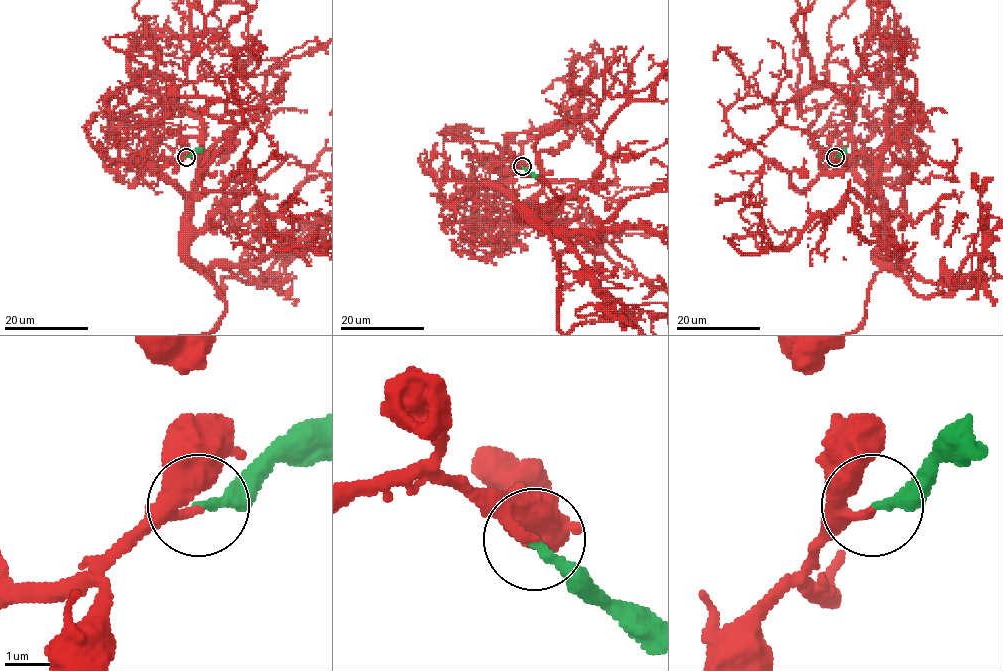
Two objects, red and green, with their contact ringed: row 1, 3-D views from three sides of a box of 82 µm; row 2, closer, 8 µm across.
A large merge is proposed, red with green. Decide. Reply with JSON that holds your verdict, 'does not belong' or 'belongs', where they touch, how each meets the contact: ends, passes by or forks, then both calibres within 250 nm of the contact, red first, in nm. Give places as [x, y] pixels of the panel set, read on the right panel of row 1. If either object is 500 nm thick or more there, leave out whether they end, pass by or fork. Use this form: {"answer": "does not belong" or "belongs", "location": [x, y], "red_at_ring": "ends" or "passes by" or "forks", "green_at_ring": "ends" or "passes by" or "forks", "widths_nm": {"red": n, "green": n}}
{"answer": "belongs", "location": [835, 157], "red_at_ring": "ends", "green_at_ring": "ends", "widths_nm": {"red": 200, "green": 220}}

